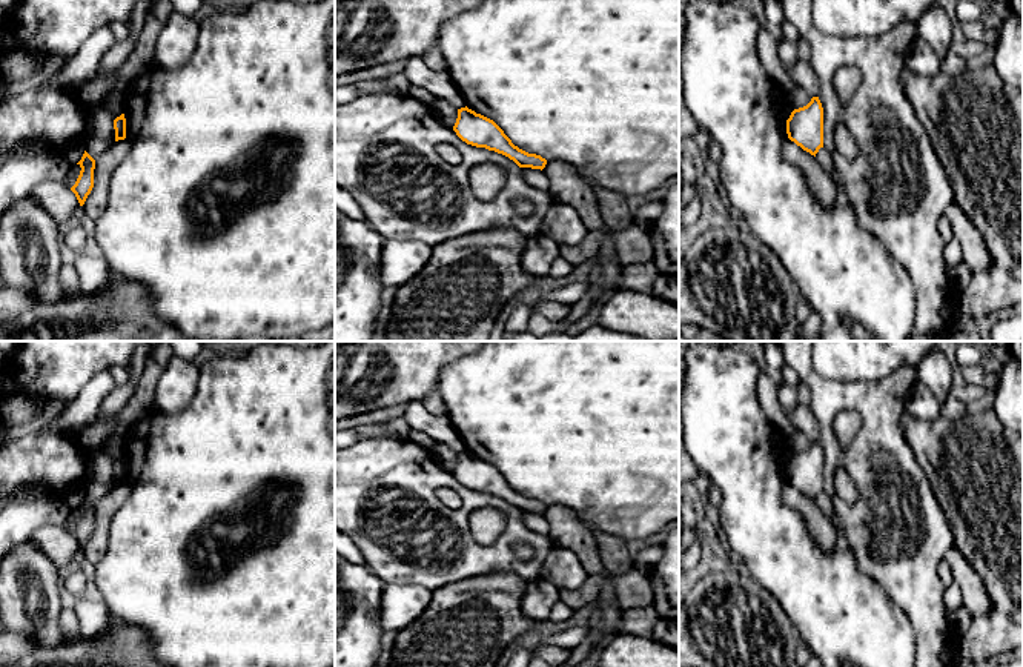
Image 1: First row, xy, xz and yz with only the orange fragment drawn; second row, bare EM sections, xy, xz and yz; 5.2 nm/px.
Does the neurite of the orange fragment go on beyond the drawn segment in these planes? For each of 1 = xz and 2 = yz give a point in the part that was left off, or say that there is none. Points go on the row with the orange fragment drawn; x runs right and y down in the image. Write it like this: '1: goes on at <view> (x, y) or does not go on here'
1: does not go on here
2: does not go on here

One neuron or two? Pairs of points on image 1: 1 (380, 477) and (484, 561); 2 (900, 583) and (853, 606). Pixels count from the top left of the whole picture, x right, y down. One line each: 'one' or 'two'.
1: one
2: two

